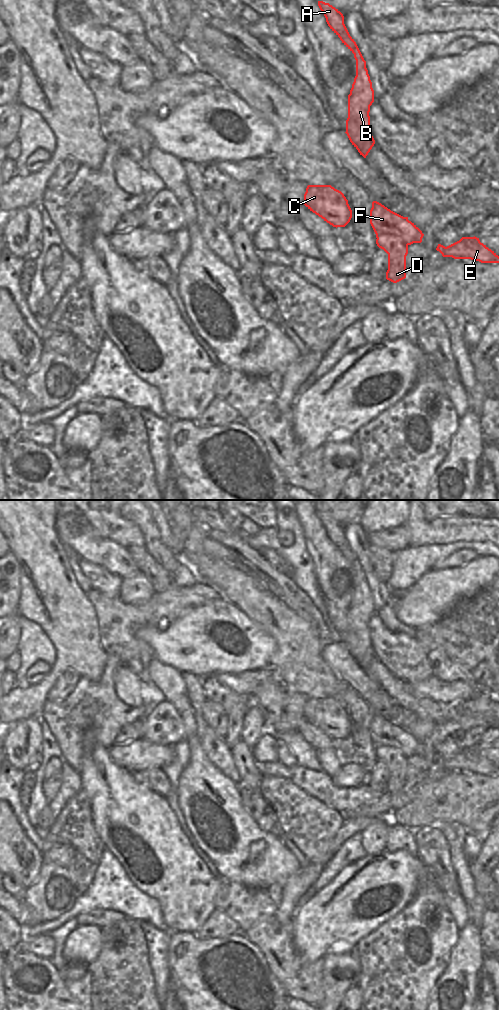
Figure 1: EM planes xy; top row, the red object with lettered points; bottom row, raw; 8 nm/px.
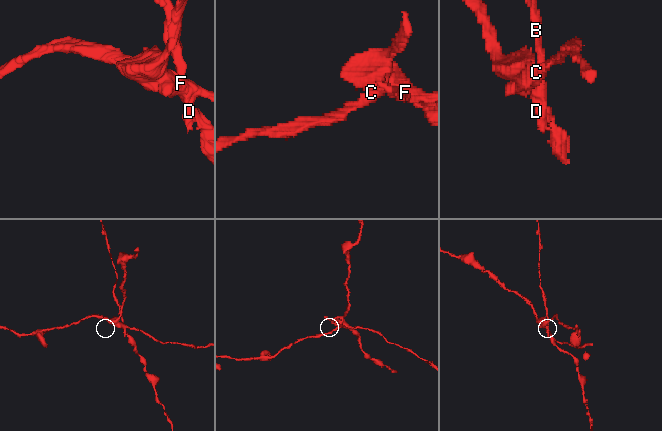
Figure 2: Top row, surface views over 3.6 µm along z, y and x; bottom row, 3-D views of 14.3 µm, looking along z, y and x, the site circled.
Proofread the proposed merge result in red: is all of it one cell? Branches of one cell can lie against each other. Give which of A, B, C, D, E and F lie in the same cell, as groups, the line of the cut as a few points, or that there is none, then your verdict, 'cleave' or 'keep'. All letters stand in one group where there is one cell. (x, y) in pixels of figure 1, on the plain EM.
A B D / C E F; cut in xy along (377, 749), (390, 745), (398, 748), (408, 756); cleave

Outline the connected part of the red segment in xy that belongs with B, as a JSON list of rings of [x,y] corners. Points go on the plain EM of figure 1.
[[[318,513],[318,518],[330,541],[354,566],[356,572],[356,588],[348,607],[348,630],[345,645],[360,667],[366,670],[375,656],[369,628],[370,618],[374,614],[374,602],[366,580],[366,573],[344,536],[343,526],[323,513]]]

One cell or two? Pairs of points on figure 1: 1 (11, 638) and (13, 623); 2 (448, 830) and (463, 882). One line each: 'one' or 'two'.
1: one
2: one

